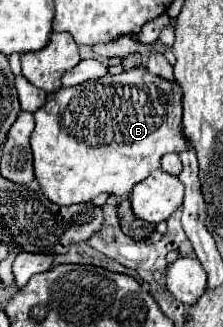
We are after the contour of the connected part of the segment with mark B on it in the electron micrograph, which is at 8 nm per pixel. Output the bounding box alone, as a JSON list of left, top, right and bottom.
[30,67,186,205]

